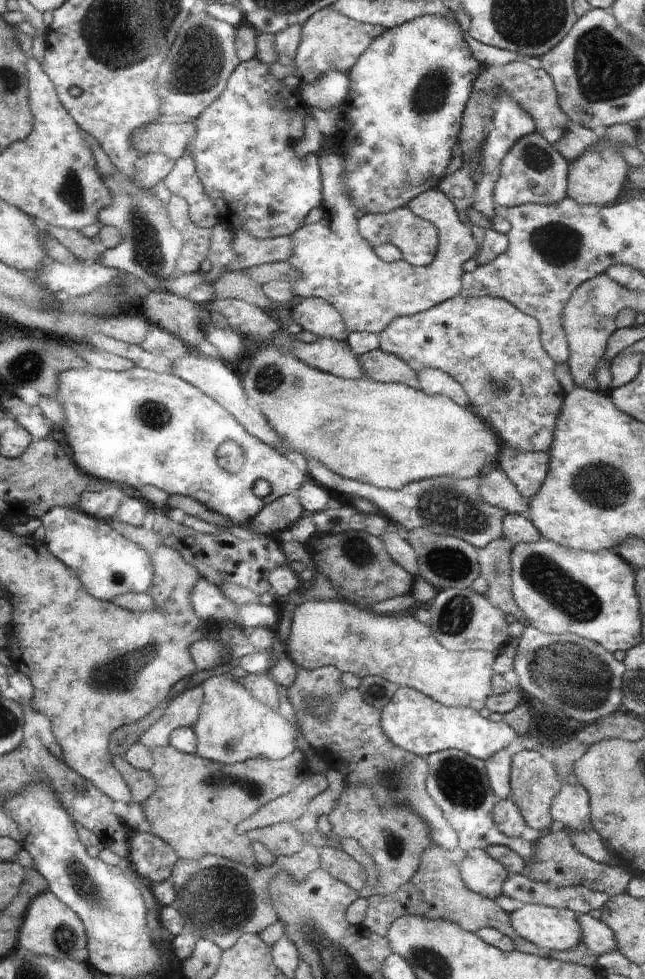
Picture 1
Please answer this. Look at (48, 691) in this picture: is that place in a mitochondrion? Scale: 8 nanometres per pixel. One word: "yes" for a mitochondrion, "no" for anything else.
no

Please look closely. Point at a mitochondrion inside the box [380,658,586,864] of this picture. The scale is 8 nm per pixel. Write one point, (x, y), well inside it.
(460, 783)

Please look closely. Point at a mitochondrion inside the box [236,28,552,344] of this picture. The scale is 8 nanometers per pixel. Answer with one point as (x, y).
(434, 88)

